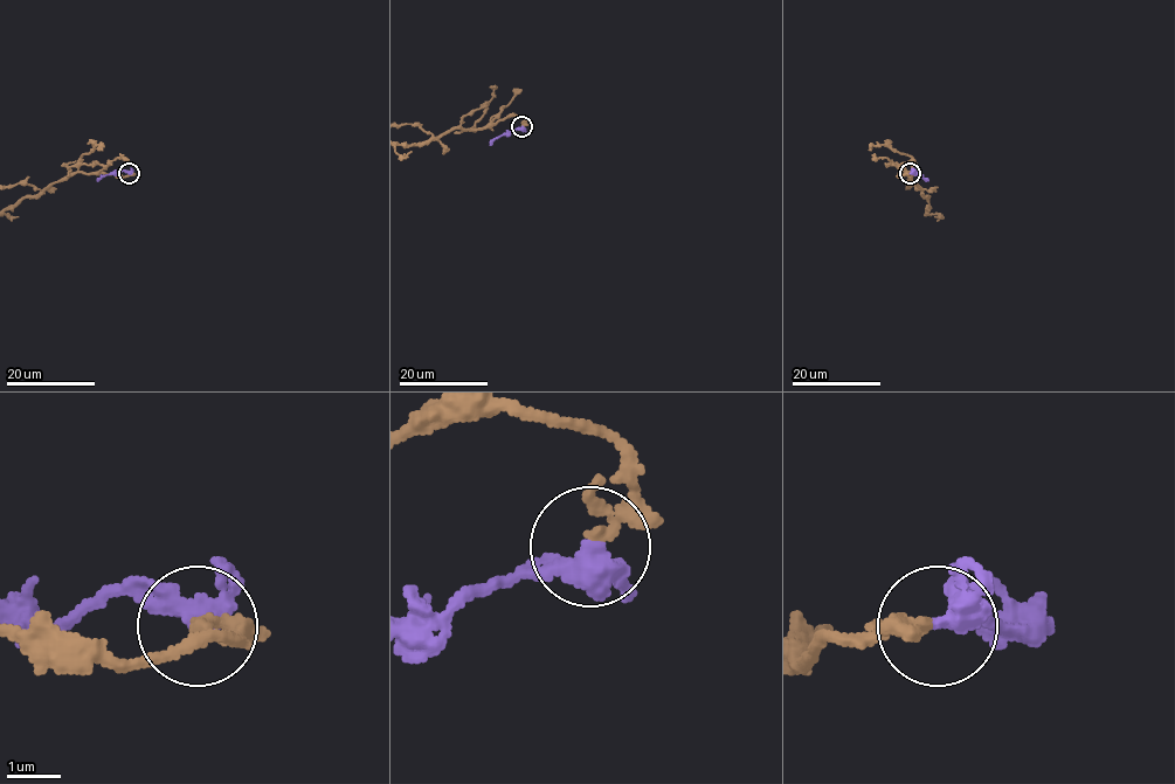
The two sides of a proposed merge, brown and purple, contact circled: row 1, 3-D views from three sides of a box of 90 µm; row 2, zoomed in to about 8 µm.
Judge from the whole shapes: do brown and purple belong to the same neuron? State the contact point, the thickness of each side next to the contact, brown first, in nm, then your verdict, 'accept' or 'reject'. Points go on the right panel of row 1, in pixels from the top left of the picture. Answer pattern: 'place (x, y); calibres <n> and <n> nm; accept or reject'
place (910, 173); calibres 140 and 400 nm; accept

